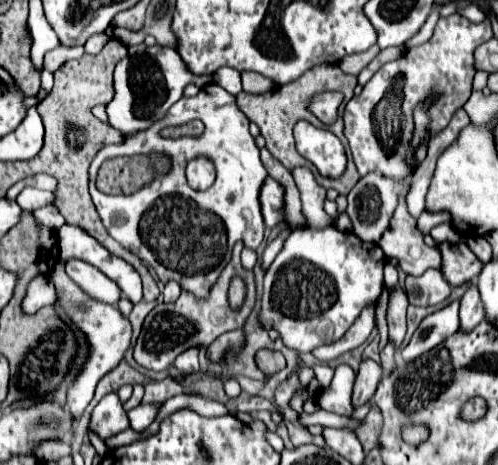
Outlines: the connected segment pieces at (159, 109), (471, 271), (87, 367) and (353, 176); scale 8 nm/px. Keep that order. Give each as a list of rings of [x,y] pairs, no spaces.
[[[136,44],[128,48],[128,56],[116,64],[114,70],[114,100],[106,106],[108,124],[120,130],[122,134],[134,134],[150,128],[156,120],[160,120],[168,108],[182,98],[182,90],[186,84],[194,82],[196,86],[206,86],[212,82],[212,76],[194,76],[186,70],[186,64],[178,56],[174,48],[166,46],[146,46]]]
[[[426,236],[426,244],[442,252],[440,272],[442,276],[446,276],[446,282],[450,282],[450,286],[460,286],[464,282],[472,282],[478,278],[478,272],[482,270],[482,262],[470,252],[470,248],[464,242],[436,244],[432,236]]]
[[[58,260],[54,266],[54,270],[50,275],[54,282],[58,296],[58,308],[64,316],[70,318],[72,324],[78,326],[78,330],[86,336],[88,342],[88,356],[86,362],[80,370],[80,374],[74,378],[74,382],[68,386],[68,396],[66,396],[66,406],[70,408],[72,416],[78,420],[84,412],[84,408],[90,404],[90,400],[94,398],[94,390],[96,384],[118,366],[118,362],[122,360],[126,348],[130,346],[130,338],[132,338],[132,326],[130,322],[120,314],[118,308],[110,306],[110,304],[102,304],[100,300],[94,300],[90,296],[86,296],[86,292],[82,292],[64,272],[64,261]]]
[[[348,156],[348,164],[346,164],[346,170],[342,172],[342,176],[338,176],[338,178],[322,178],[322,176],[318,176],[316,174],[316,180],[324,186],[324,188],[334,188],[334,190],[338,190],[340,194],[348,194],[354,186],[356,186],[356,182],[358,182],[358,170],[356,170],[356,166],[354,166],[354,162],[352,162],[352,158]]]

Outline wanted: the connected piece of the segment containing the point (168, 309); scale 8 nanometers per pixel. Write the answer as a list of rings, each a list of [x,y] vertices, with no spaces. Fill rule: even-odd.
[[[242,242],[234,246],[234,254],[232,254],[232,260],[230,264],[222,270],[220,278],[216,280],[208,300],[196,300],[190,292],[182,292],[180,298],[176,300],[176,304],[158,304],[144,320],[144,326],[142,326],[142,332],[136,340],[136,346],[134,346],[134,360],[148,368],[148,370],[154,370],[154,372],[162,372],[166,370],[168,366],[172,366],[174,358],[192,348],[192,346],[210,346],[212,340],[216,340],[218,336],[230,332],[230,330],[238,330],[242,328],[244,320],[248,318],[252,306],[254,306],[254,296],[246,296],[246,300],[242,302],[242,308],[238,310],[232,310],[230,304],[228,304],[228,286],[230,286],[230,280],[234,276],[240,276],[244,280],[244,284],[254,284],[254,274],[250,270],[244,270],[242,264],[240,264],[240,252],[242,252]]]

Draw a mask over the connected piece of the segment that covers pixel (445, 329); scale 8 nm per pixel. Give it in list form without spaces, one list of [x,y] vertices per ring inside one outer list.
[[[454,300],[448,306],[432,312],[430,316],[426,316],[420,322],[420,326],[412,334],[408,346],[402,348],[402,358],[406,362],[410,362],[414,358],[426,354],[428,350],[436,348],[442,340],[446,340],[448,336],[452,336],[454,332],[458,332],[458,328],[460,328],[458,300]]]

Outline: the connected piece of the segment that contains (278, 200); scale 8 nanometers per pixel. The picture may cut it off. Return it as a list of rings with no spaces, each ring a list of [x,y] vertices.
[[[268,178],[262,186],[260,202],[262,202],[264,222],[266,222],[268,228],[274,228],[274,226],[284,222],[284,212],[282,212],[284,188],[282,188],[282,184],[278,184],[274,178]]]

